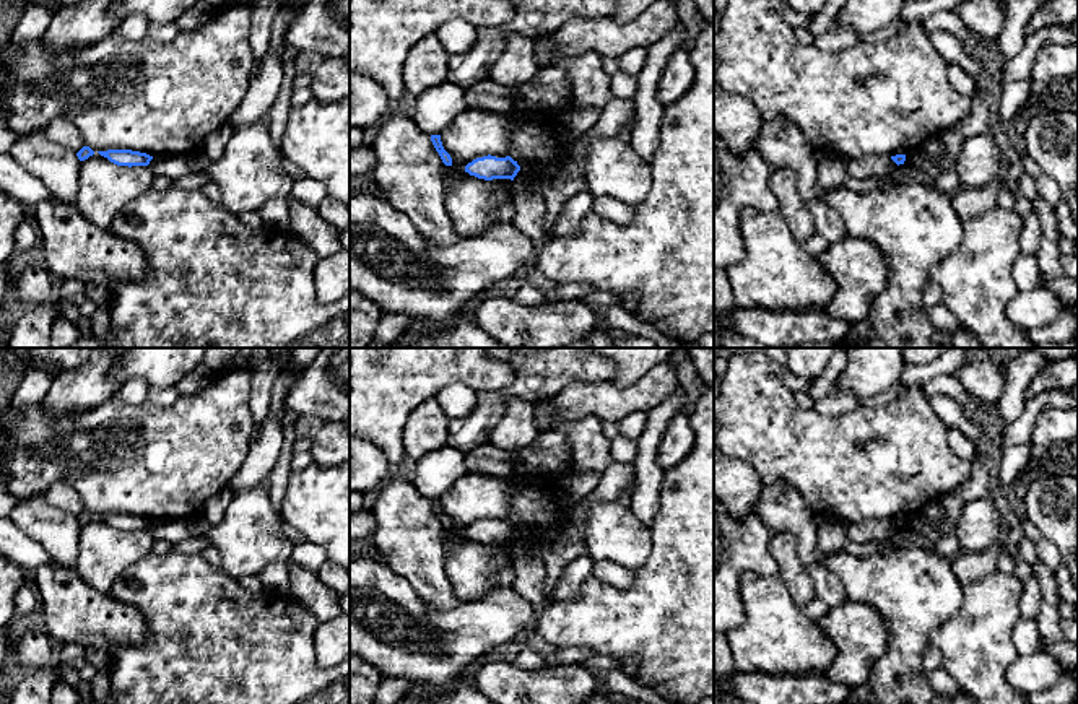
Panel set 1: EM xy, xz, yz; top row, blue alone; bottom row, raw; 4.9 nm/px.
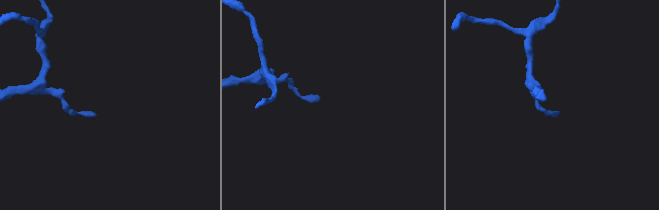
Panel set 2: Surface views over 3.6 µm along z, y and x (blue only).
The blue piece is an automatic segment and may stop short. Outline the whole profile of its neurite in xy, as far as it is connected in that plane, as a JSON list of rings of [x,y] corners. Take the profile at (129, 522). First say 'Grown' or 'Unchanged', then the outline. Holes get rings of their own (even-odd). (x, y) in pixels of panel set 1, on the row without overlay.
Unchanged. [[[107,514],[98,515],[101,520],[107,522],[111,527],[117,530],[148,530],[153,520],[132,514]]]

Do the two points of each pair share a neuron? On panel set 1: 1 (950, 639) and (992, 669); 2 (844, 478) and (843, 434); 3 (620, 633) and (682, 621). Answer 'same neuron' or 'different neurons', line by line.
1: same neuron
2: same neuron
3: same neuron

